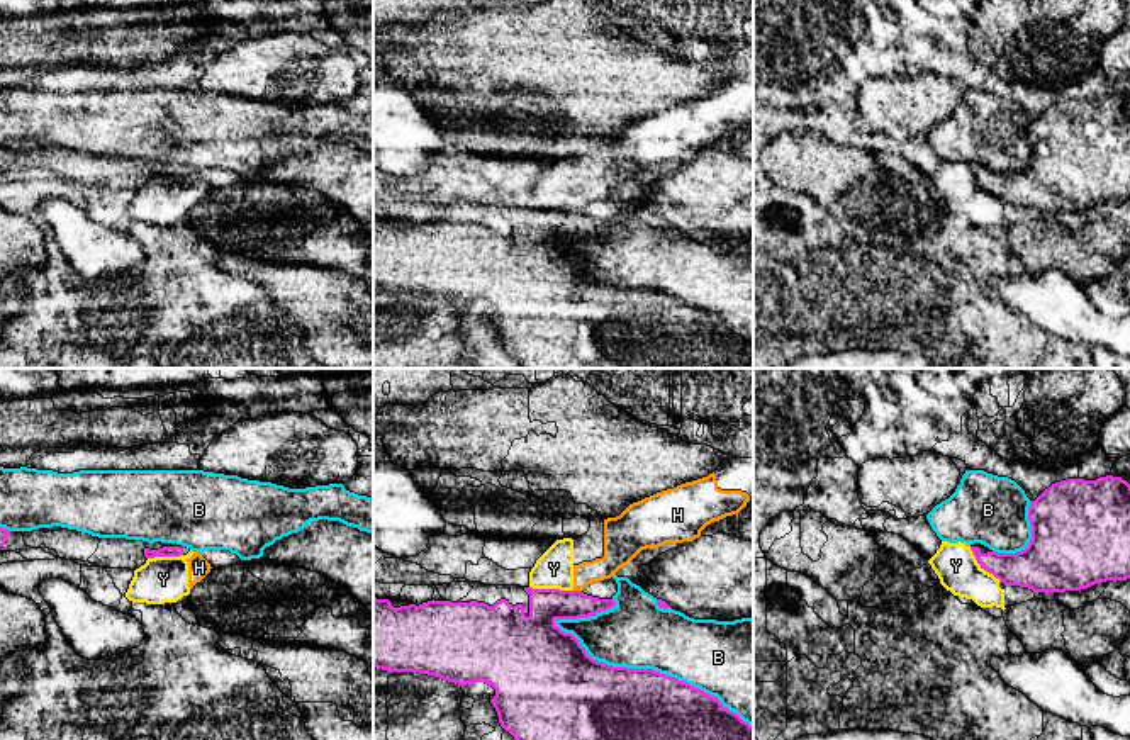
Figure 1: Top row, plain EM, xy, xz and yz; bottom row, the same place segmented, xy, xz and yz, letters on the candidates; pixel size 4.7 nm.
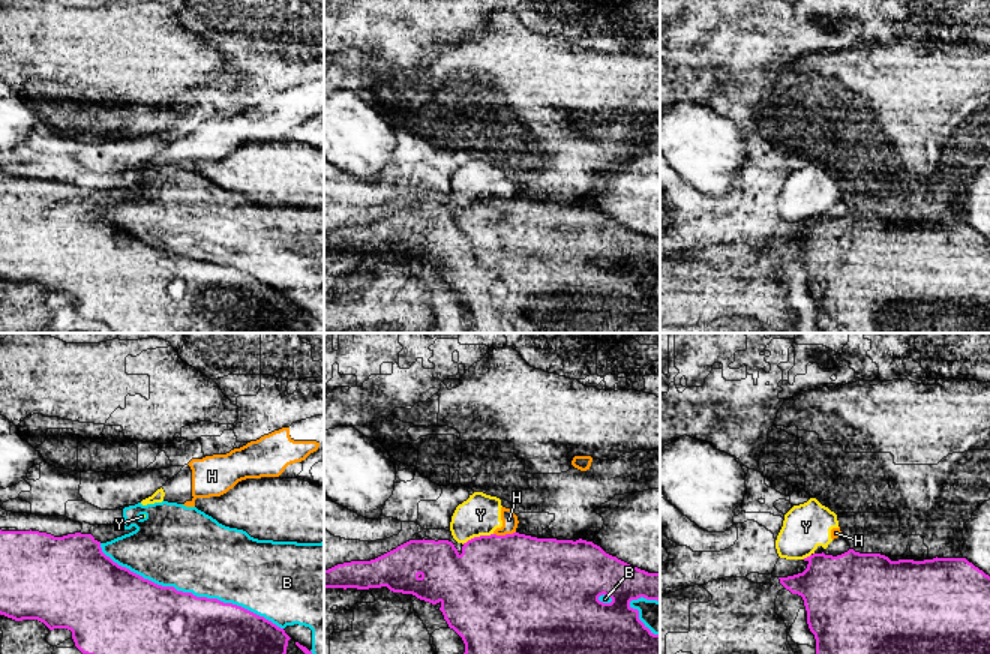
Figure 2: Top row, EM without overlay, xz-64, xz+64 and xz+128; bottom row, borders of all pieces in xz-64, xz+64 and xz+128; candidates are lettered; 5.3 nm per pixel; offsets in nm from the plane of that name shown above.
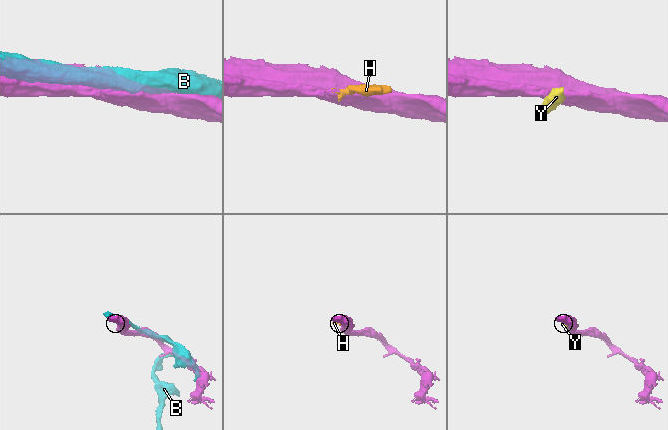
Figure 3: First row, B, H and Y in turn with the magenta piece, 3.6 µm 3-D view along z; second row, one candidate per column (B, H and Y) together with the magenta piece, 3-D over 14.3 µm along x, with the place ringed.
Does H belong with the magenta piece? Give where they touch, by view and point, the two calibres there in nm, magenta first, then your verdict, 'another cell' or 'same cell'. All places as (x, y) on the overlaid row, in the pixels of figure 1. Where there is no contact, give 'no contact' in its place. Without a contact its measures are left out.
contact xz (577, 591); calibres 160 and 120 nm; another cell

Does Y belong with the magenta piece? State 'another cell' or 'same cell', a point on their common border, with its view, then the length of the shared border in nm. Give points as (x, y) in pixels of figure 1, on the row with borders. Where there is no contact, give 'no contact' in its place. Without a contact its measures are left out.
another cell | xz (550, 589) | 200 nm

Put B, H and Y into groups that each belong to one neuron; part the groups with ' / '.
B / H Y

